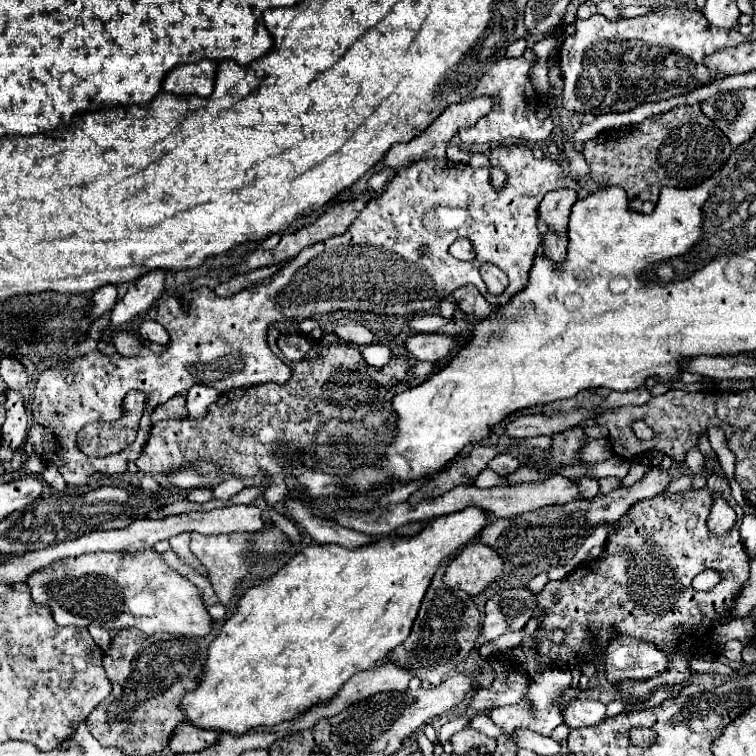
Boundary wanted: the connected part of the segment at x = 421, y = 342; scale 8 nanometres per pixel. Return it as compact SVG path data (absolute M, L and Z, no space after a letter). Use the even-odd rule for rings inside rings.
M414 334L406 340L406 348L410 356L418 360L438 362L438 358L446 358L454 344L458 342L458 336L446 336L446 334Z

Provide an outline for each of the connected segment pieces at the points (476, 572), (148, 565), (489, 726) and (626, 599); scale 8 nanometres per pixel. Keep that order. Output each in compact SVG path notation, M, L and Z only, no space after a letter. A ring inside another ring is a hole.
M482 542L466 544L458 556L448 564L444 582L450 588L464 590L474 596L480 594L490 582L494 582L504 572L504 558Z
M154 548L130 552L90 552L76 558L60 558L48 568L32 572L26 580L34 604L48 606L58 626L98 626L104 630L138 628L146 634L170 632L182 636L206 636L210 632L212 618L202 604L198 588L174 568L170 568Z
M480 714L472 718L472 720L468 722L468 726L466 726L466 728L480 730L480 732L484 732L486 736L500 736L500 728L496 728L496 726L492 724L492 720L484 714Z
M712 474L708 478L708 484L700 490L688 488L688 490L676 492L676 494L664 492L654 498L636 502L614 524L616 530L608 536L606 554L602 558L584 560L582 564L578 564L574 568L574 572L570 576L566 576L564 580L550 580L542 588L542 592L536 594L538 610L534 612L534 618L540 620L538 630L550 632L550 630L564 628L564 634L566 634L564 642L560 642L560 644L556 644L548 638L536 638L538 654L550 658L550 664L548 664L550 668L572 668L572 666L582 666L582 664L590 662L592 658L600 660L604 656L608 644L614 638L632 636L632 638L638 638L644 642L652 642L662 652L668 652L670 664L664 672L660 672L658 676L652 676L648 680L620 680L618 686L626 696L648 698L656 688L664 688L664 686L674 688L674 686L688 682L696 674L690 670L688 658L696 658L700 654L710 652L714 628L728 622L730 610L734 608L742 588L746 586L746 582L750 578L750 556L740 538L742 516L744 516L744 510L730 496L730 484L718 474ZM714 490L720 490L724 494L724 498L728 500L728 504L732 506L732 510L736 512L736 526L724 538L710 534L706 528L706 518L708 518L710 506L712 506L710 494ZM706 568L716 568L722 574L722 582L708 592L698 592L692 588L692 578ZM554 592L558 592L562 596L558 604L552 602Z

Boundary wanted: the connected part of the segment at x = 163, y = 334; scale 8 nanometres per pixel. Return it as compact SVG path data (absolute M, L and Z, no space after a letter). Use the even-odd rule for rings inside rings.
M146 320L142 326L140 326L140 336L142 340L146 342L158 342L158 344L168 344L168 332L162 324L158 324L156 320Z

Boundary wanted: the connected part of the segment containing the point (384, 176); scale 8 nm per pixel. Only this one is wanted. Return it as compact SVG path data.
M383 169L381 172L371 176L368 181L368 188L375 193L381 193L389 180L389 172Z

